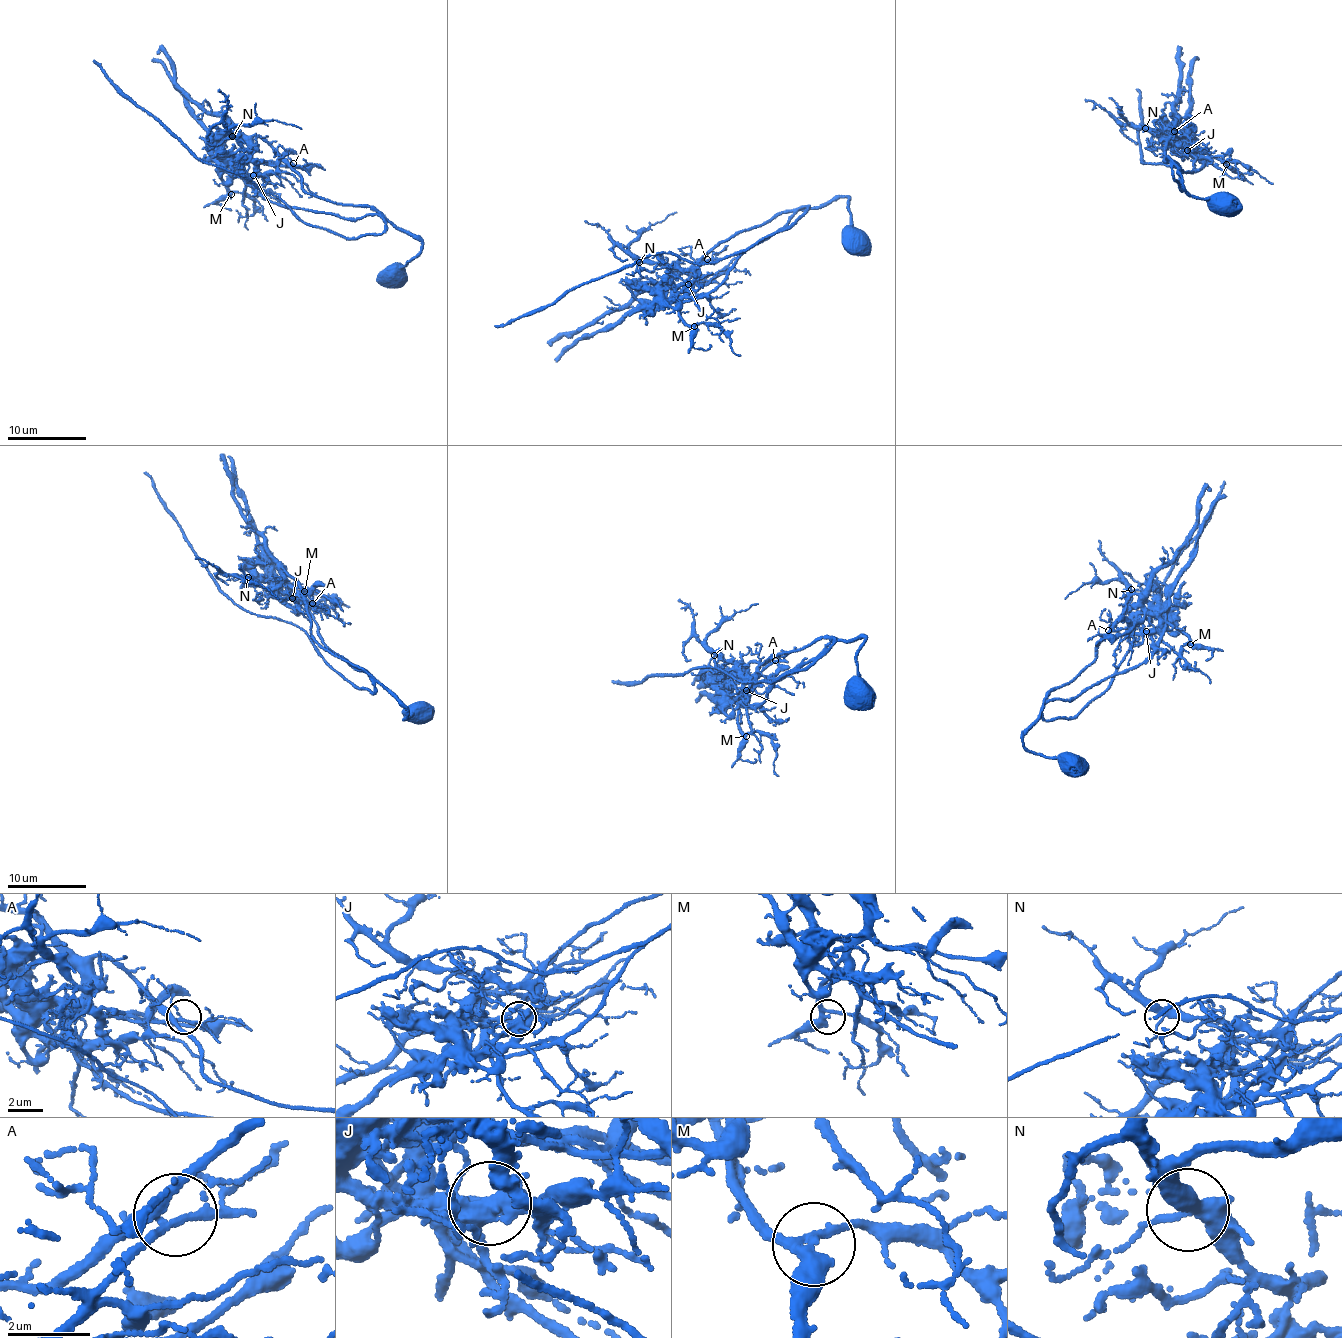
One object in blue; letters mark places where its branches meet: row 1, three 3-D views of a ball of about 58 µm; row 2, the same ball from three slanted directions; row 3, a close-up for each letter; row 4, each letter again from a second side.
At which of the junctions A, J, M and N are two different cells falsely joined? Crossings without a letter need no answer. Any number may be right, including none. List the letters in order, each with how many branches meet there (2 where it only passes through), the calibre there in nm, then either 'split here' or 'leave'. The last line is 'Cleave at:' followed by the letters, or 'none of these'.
A: 5 | 150 nm | leave
J: 5 | 440 nm | split here
M: 3 | 280 nm | leave
N: 4 | 360 nm | leave
Cleave at: J

